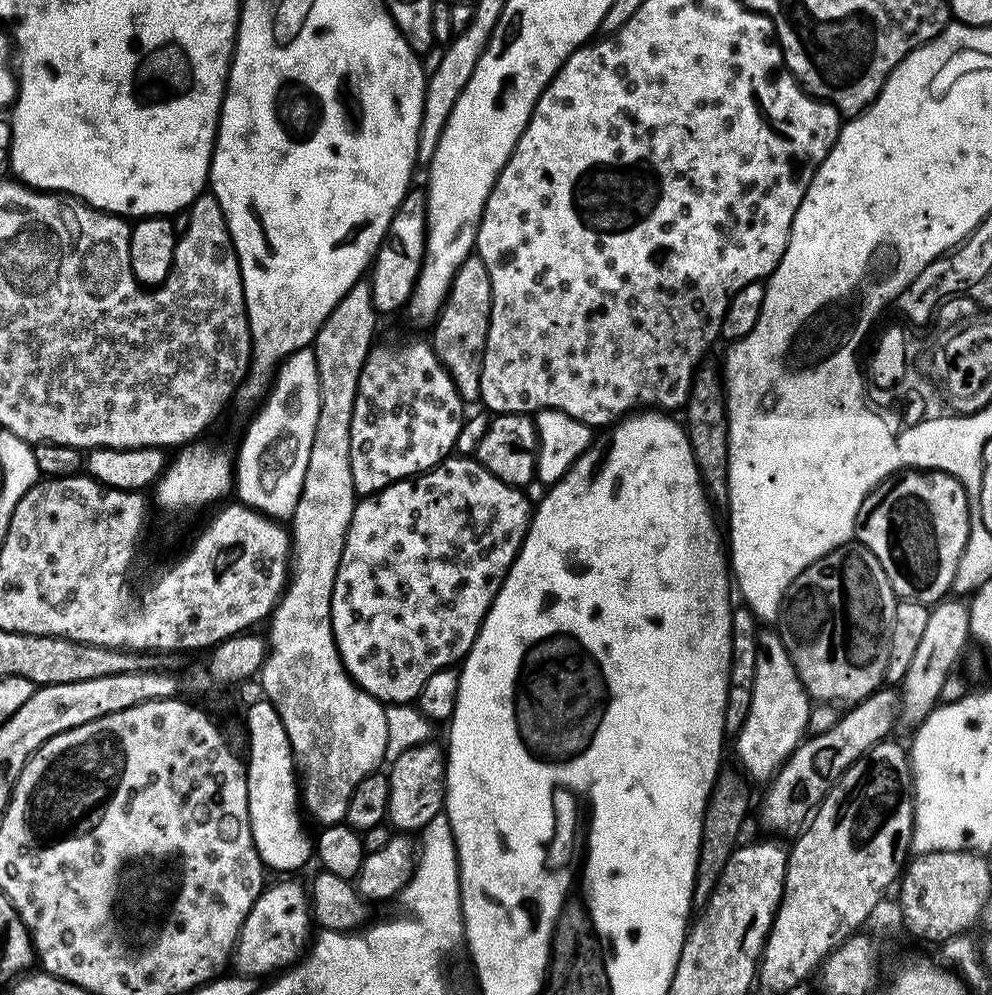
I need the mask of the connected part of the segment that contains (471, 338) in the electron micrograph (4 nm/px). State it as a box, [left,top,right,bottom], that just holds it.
[430,254,491,402]

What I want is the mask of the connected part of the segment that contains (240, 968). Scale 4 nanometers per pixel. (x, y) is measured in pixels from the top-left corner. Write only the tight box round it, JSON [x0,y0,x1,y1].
[234,878,314,978]

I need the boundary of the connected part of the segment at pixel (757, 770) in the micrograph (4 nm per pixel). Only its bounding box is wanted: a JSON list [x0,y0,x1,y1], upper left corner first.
[734,631,810,782]

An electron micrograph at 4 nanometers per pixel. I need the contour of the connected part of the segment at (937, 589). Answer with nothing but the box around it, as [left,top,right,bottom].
[854,470,970,606]

